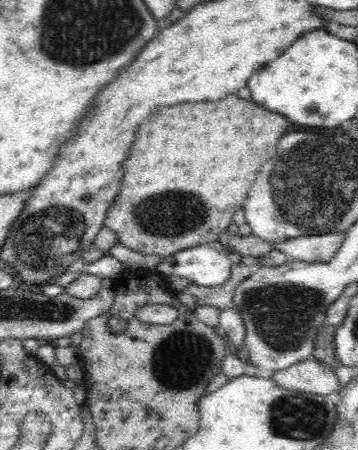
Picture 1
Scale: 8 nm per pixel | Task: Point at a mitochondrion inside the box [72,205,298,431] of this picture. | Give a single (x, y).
(177, 363)

